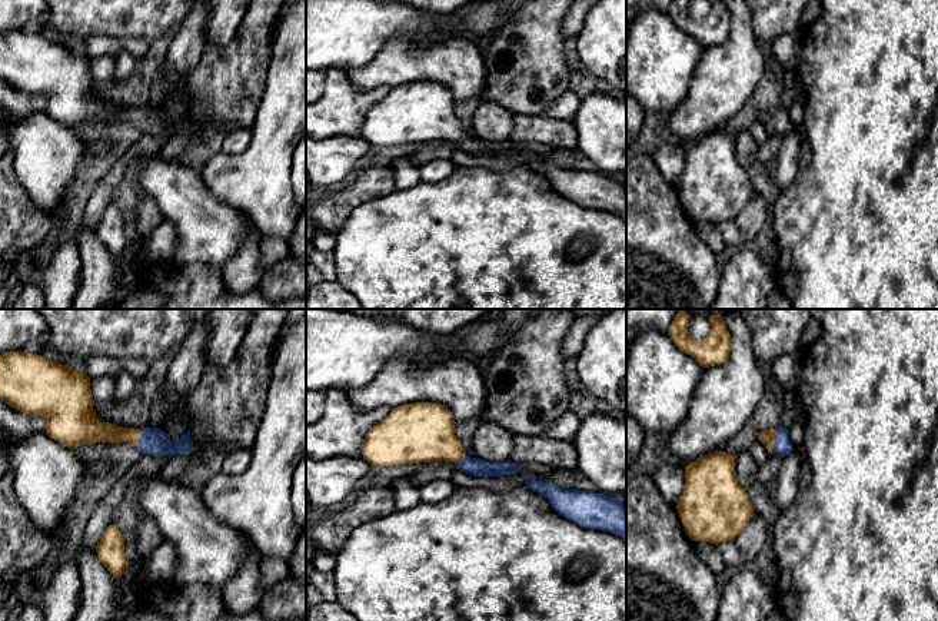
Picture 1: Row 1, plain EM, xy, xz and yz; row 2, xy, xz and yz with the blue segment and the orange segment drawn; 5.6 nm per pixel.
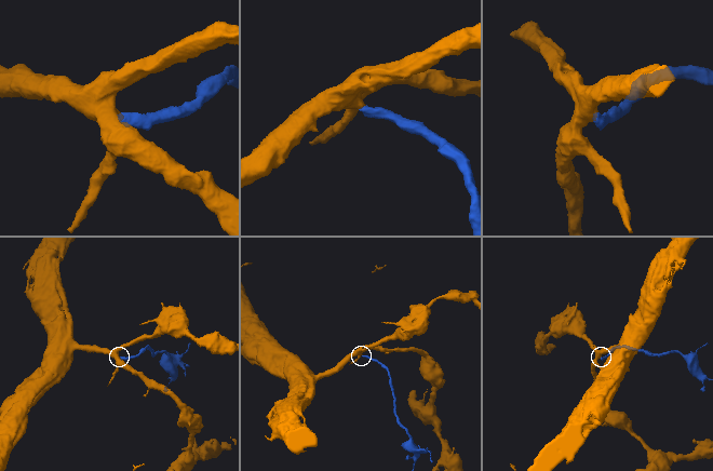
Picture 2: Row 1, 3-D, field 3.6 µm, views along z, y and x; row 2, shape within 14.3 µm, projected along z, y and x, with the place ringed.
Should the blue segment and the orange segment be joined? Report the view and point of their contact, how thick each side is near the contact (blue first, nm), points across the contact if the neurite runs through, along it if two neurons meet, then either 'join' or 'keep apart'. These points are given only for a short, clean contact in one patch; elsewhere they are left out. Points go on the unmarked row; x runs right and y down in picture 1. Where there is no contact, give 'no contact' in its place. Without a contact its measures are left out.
yz (775, 119) | 100/80 nm | across yz (782, 126), (775, 119), (768, 116) | join

